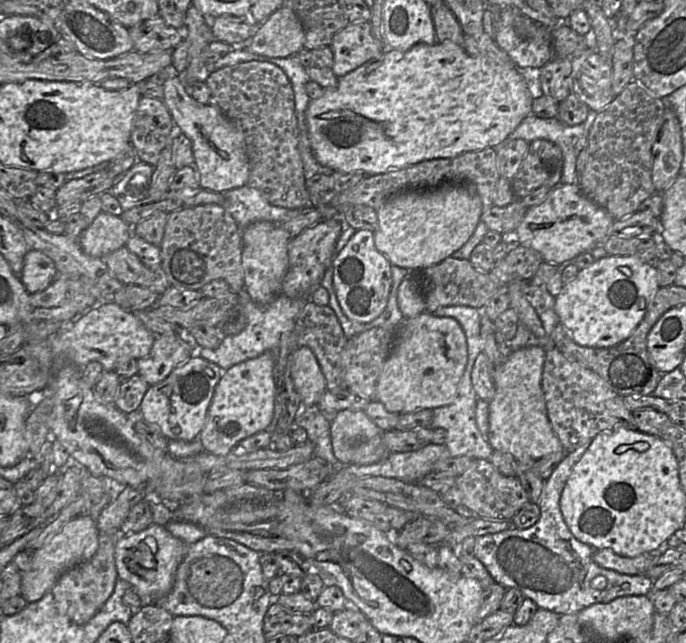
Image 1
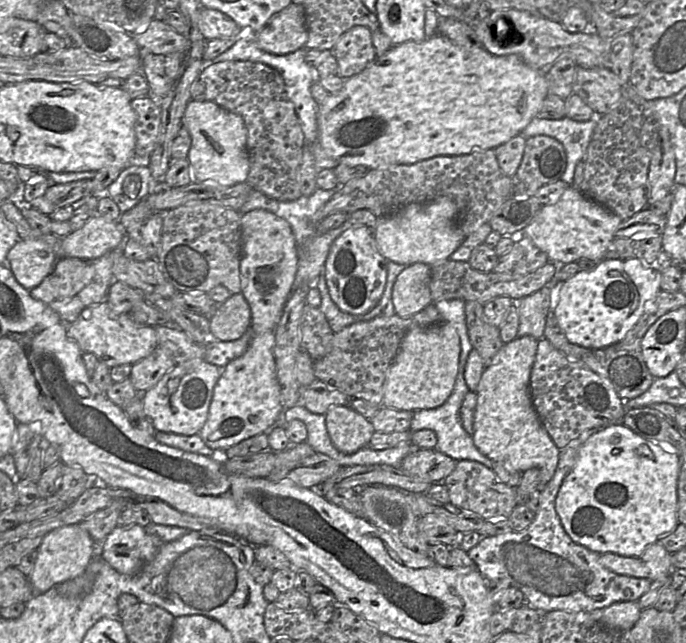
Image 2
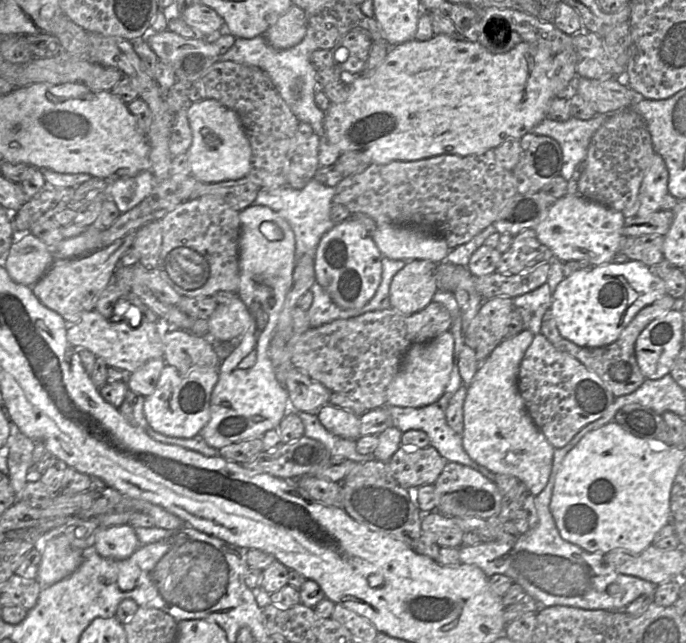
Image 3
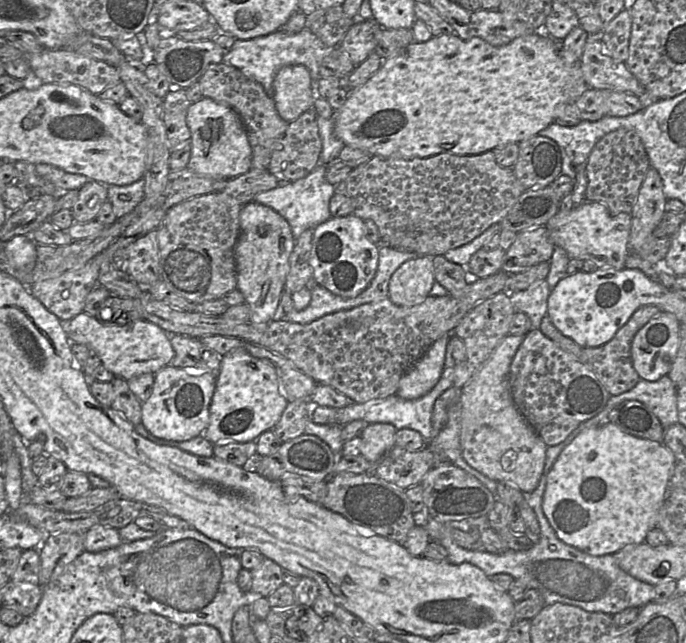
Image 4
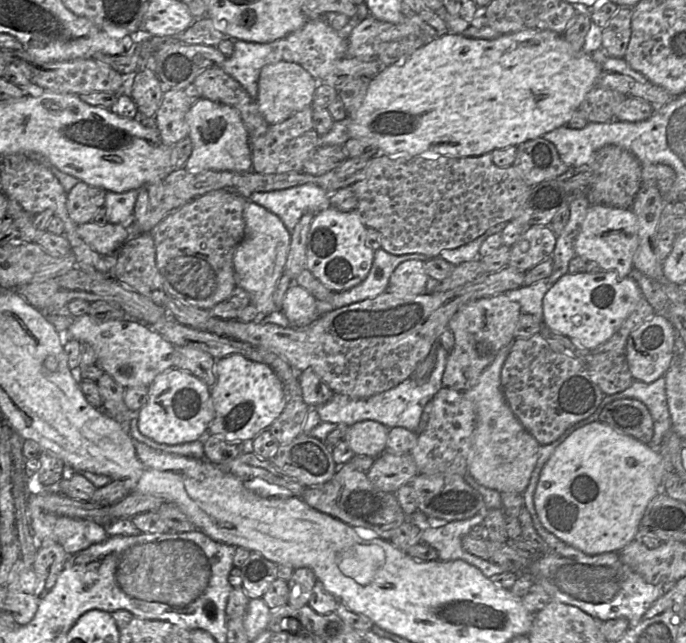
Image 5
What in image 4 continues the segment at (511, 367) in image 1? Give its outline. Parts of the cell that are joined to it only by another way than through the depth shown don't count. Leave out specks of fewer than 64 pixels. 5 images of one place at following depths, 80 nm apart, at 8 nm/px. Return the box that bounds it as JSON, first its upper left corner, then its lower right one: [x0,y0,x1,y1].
[460,335,547,493]

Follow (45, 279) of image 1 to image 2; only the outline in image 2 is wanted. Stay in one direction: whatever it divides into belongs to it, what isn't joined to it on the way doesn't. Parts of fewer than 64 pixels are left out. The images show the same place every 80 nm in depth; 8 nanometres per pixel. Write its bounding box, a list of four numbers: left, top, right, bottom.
[8,239,58,291]

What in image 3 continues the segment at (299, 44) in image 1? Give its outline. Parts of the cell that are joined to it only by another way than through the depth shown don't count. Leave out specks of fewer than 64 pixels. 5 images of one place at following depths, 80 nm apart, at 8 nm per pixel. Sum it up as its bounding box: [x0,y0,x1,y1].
[264,4,307,49]

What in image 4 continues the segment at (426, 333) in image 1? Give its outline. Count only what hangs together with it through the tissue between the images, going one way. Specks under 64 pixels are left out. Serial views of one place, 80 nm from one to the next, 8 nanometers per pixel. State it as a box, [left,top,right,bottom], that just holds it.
[396,334,449,400]

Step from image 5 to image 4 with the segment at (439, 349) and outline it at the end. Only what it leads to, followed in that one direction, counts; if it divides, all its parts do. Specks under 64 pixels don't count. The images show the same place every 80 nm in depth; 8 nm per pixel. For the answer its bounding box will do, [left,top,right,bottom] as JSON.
[337,342,456,442]

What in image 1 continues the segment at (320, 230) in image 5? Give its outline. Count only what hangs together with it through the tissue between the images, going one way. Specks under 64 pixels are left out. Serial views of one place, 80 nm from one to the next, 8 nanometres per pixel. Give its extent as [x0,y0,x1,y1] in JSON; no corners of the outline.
[332,229,391,323]

